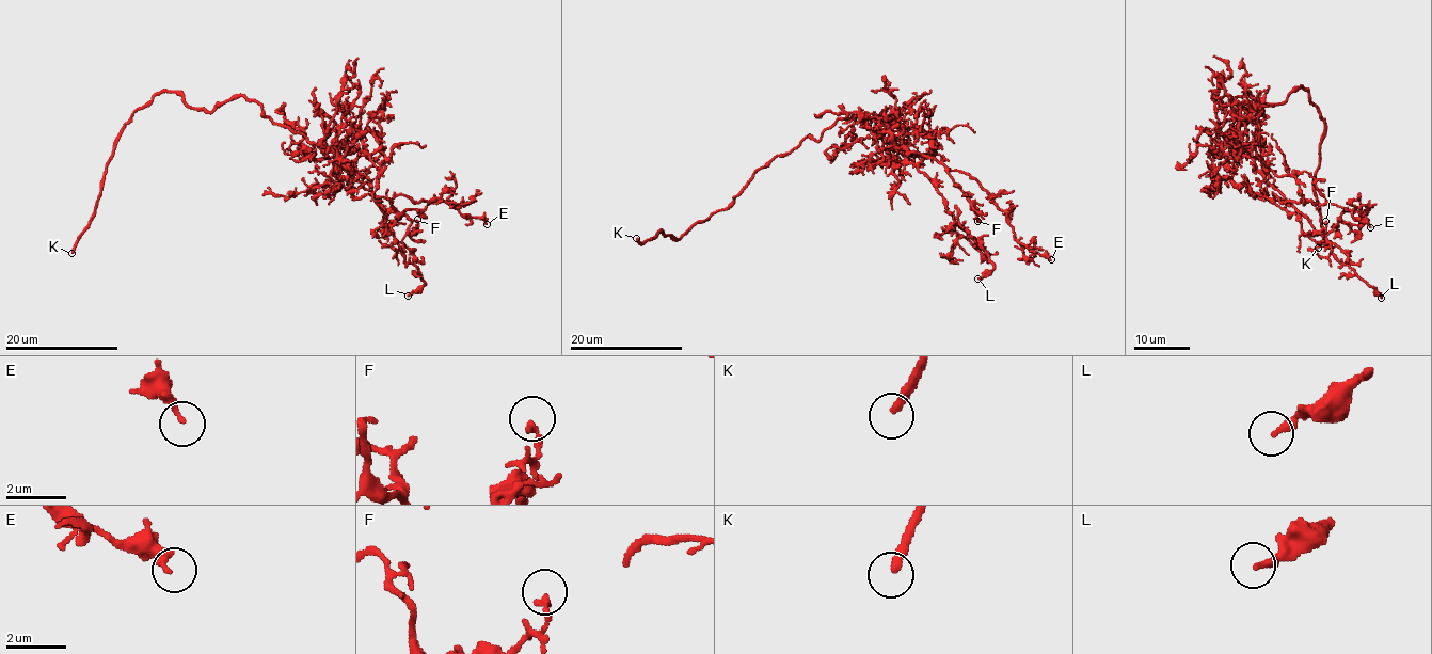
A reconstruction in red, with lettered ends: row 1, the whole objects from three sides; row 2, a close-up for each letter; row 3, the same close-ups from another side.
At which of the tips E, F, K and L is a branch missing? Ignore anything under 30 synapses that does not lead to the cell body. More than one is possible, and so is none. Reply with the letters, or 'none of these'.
K

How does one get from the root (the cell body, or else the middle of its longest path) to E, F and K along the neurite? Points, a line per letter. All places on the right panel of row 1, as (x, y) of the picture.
E: (1235, 112), (1216, 125), (1215, 139), (1236, 184), (1284, 202), (1336, 204), (1370, 227)
F: (1235, 112), (1216, 125), (1215, 139), (1232, 165), (1231, 179), (1293, 213), (1304, 233), (1318, 233), (1325, 221)
K: (1235, 112), (1231, 102), (1247, 92), (1260, 107), (1300, 86), (1308, 93), (1325, 121), (1314, 180), (1318, 248)

